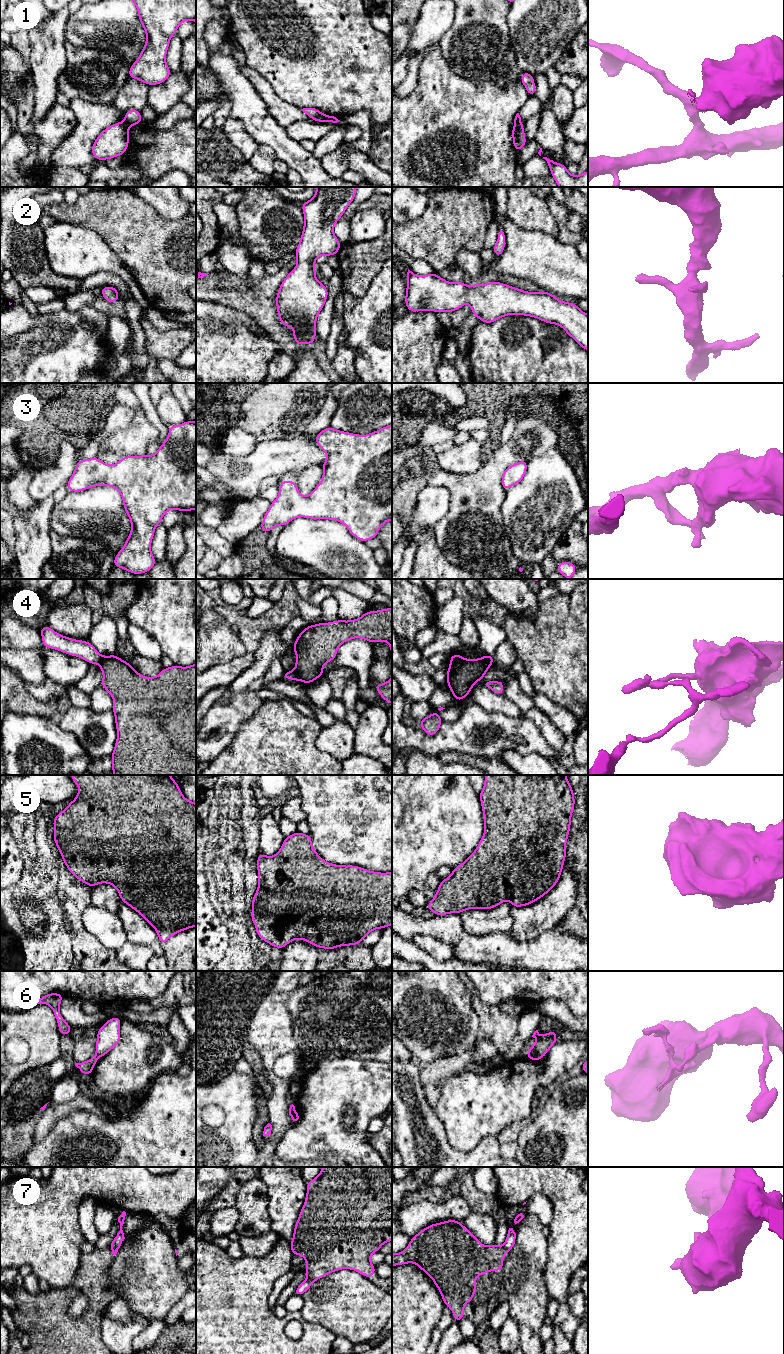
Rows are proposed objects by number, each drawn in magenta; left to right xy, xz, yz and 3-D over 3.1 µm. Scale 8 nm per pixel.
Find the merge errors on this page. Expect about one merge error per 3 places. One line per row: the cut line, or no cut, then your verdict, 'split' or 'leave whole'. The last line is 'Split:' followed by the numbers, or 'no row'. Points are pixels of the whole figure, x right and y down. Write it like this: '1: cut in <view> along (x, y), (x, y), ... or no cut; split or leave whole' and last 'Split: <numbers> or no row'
1: cut in xz along (321, 114), (322, 121); split
2: no cut; leave whole
3: no cut; leave whole
4: cut in xz along (293, 671), (298, 679); split
5: no cut; leave whole
6: cut in yz along (528, 1051), (541, 1057); split
7: cut in xz along (307, 1279), (313, 1281); split
Split: 1, 4, 6, 7

